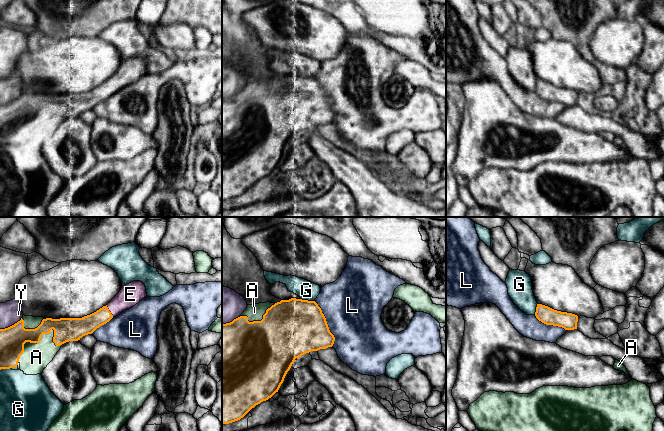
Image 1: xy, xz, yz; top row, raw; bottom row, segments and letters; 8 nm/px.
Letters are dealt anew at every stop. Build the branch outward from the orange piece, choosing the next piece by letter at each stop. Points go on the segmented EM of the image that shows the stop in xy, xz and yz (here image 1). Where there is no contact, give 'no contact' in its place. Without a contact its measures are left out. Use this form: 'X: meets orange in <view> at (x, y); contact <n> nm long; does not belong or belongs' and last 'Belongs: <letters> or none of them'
A: meets orange in xy at (40, 338); contact 380 nm long; does not belong
E: meets orange in xy at (109, 311); contact 110 nm long; belongs
G: meets orange in xz at (307, 300); contact 110 nm long; does not belong
L: meets orange in xz at (327, 324); contact 400 nm long; does not belong
Y: meets orange in xy at (12, 325); contact 200 nm long; does not belong
Belongs: E

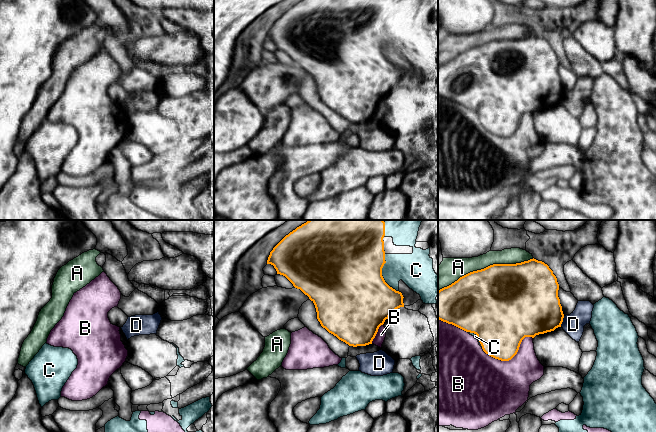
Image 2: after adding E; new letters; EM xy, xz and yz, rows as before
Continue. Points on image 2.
A: meets orange in yz at (486, 267); contact 800 nm long; does not belong
B: meets orange in yz at (510, 359); contact 420 nm long; does not belong
C: meets orange in xz at (381, 274); contact 320 nm long; does not belong
D: meets orange in yz at (562, 321); contact 90 nm long; does not belong
Belongs: none of them

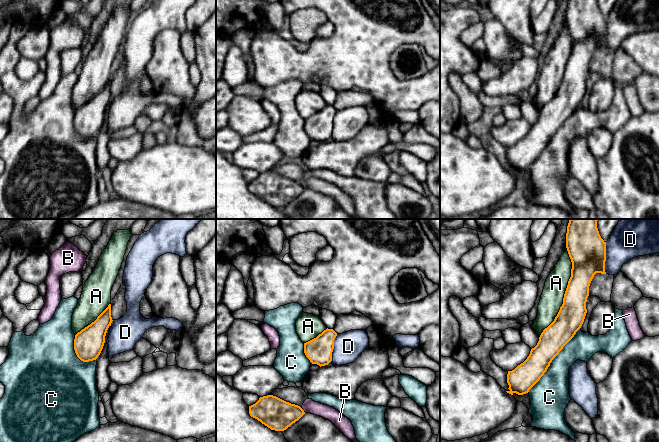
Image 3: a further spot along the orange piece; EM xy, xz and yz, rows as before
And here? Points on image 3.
A: meets orange in yz at (565, 293); contact 700 nm long; belongs
B: meets orange in xz at (303, 410); contact 60 nm long; does not belong
C: meets orange in yz at (552, 359); contact 650 nm long; does not belong
D: meets orange in yz at (605, 258); contact 260 nm long; does not belong
Belongs: A

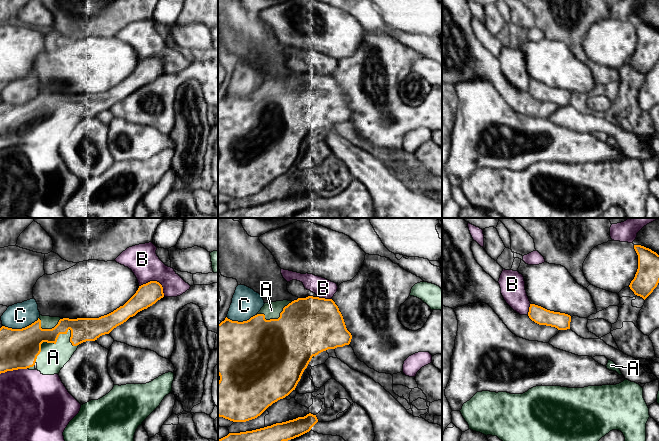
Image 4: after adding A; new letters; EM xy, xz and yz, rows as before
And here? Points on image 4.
A: meets orange in xy at (57, 338); contact 380 nm long; does not belong
B: meets orange in xy at (155, 281); contact 220 nm long; does not belong
C: meets orange in xy at (22, 328); contact 300 nm long; does not belong
Belongs: none of them

